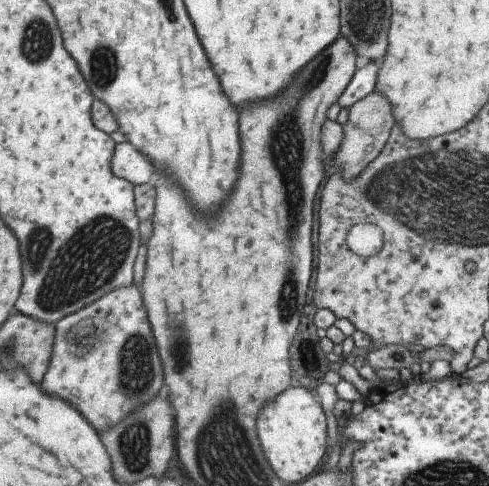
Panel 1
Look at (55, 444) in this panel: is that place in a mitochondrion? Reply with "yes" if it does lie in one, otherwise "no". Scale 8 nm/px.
no

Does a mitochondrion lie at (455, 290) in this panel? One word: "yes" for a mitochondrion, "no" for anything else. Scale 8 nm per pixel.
no

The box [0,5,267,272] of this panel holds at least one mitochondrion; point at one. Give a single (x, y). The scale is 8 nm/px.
(37, 42)

